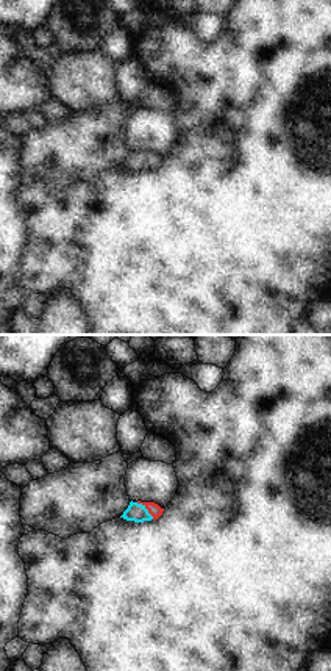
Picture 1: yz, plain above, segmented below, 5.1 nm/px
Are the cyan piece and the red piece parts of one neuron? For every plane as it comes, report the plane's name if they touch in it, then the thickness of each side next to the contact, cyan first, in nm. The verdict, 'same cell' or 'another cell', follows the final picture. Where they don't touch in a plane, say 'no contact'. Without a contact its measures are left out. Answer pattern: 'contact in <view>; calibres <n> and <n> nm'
contact in yz; calibres 100 and 70 nm

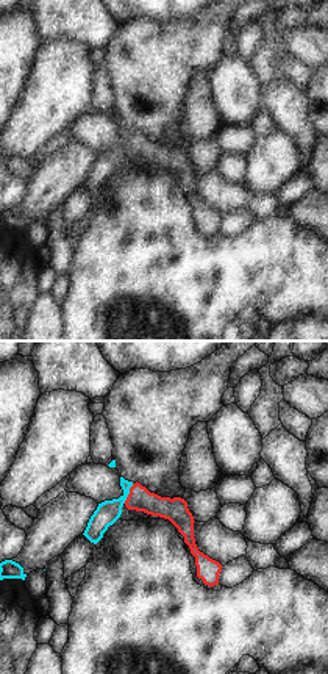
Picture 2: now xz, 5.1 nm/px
contact in xz; calibres 120 and 120 nm

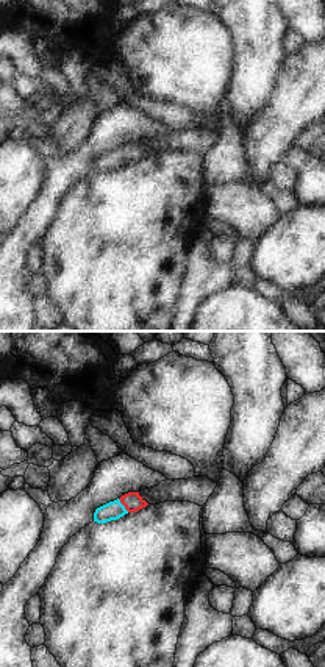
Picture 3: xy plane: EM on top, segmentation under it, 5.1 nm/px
contact in xy; calibres 100 and 100 nm

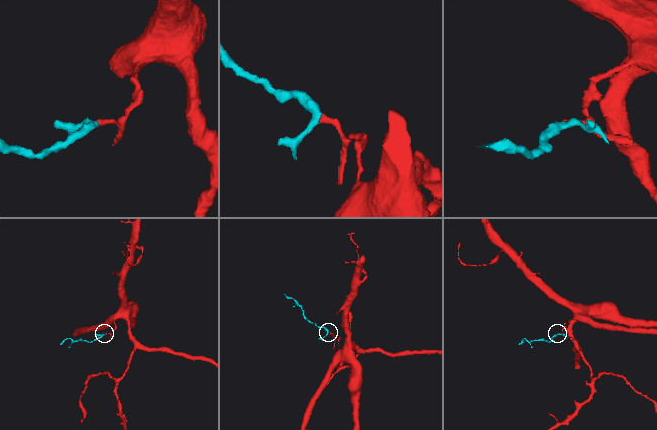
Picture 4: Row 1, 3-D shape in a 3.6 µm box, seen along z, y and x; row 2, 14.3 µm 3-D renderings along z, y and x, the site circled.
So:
same cell

